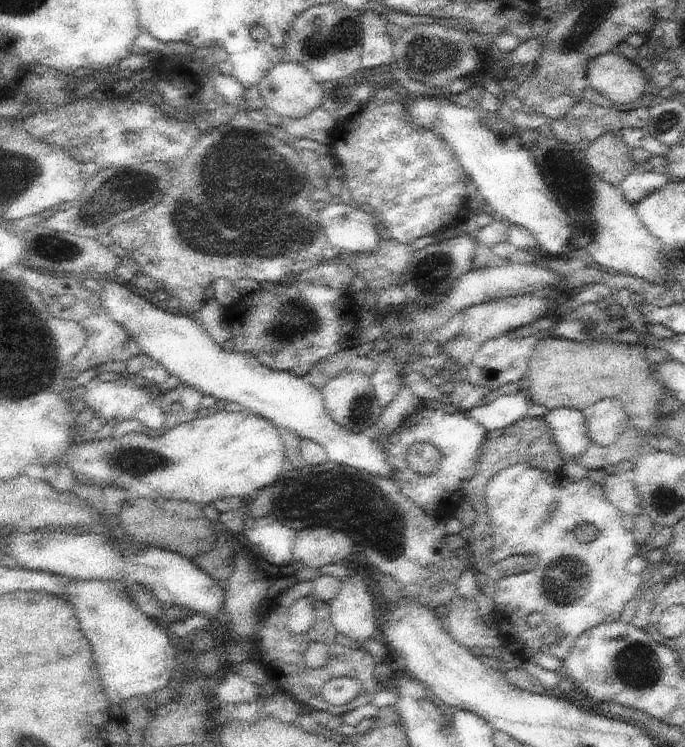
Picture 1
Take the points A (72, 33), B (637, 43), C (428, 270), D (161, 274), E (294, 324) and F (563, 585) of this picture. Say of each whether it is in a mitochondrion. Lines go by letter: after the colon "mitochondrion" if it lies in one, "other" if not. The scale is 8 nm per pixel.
A: other
B: other
C: mitochondrion
D: other
E: mitochondrion
F: mitochondrion

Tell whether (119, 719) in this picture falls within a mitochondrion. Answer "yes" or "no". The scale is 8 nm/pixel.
no

